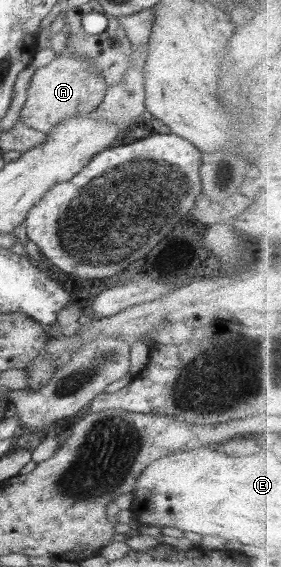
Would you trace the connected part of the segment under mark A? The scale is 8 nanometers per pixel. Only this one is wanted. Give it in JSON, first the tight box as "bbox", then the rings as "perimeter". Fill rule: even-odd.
{"bbox":[19,54,107,135],"perimeter":[[[64,54],[35,71],[23,109],[19,111],[19,119],[25,126],[47,135],[55,125],[71,117],[85,117],[98,109],[106,96],[107,88],[101,73],[91,67],[89,57],[83,59]]]}

